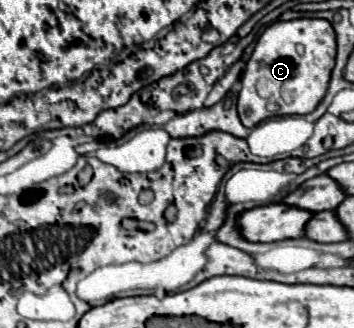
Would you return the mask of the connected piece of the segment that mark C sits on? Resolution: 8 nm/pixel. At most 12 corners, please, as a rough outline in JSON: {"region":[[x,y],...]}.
{"region":[[328,20],[274,22],[242,72],[246,128],[310,114],[328,90]]}

